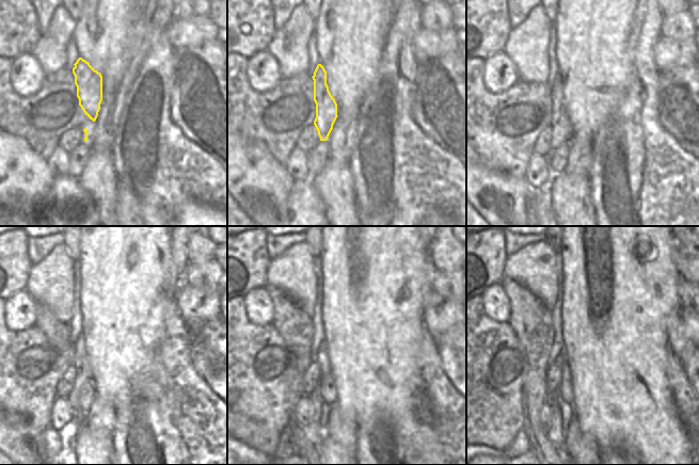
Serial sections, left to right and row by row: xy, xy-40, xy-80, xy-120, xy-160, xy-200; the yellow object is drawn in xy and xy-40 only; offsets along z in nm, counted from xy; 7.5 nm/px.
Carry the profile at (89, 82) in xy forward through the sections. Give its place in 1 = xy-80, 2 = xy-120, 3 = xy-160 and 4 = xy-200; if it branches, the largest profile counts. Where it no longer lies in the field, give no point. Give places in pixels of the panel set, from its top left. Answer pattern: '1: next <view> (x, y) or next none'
1: next xy-80 (560, 124)
2: next xy-120 (80, 361)
3: next xy-160 (313, 431)
4: next xy-200 (554, 434)

